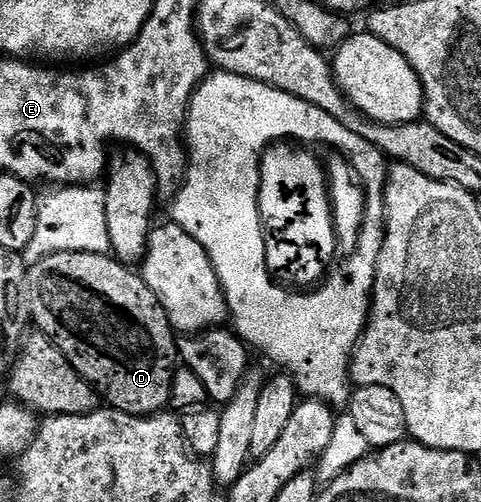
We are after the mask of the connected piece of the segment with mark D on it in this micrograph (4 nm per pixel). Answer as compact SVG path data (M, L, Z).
M59 252L56 255L44 257L42 265L48 273L40 280L40 289L36 292L36 301L32 304L32 316L36 319L36 328L56 345L58 350L69 360L70 366L77 371L77 374L86 383L92 384L92 387L102 394L103 399L111 407L118 412L125 412L131 416L155 416L156 413L165 411L172 403L172 383L178 367L178 336L172 325L168 323L168 315L162 302L158 302L154 290L150 290L150 286L146 286L143 275L139 271L131 272L124 264L127 263L102 253Z

